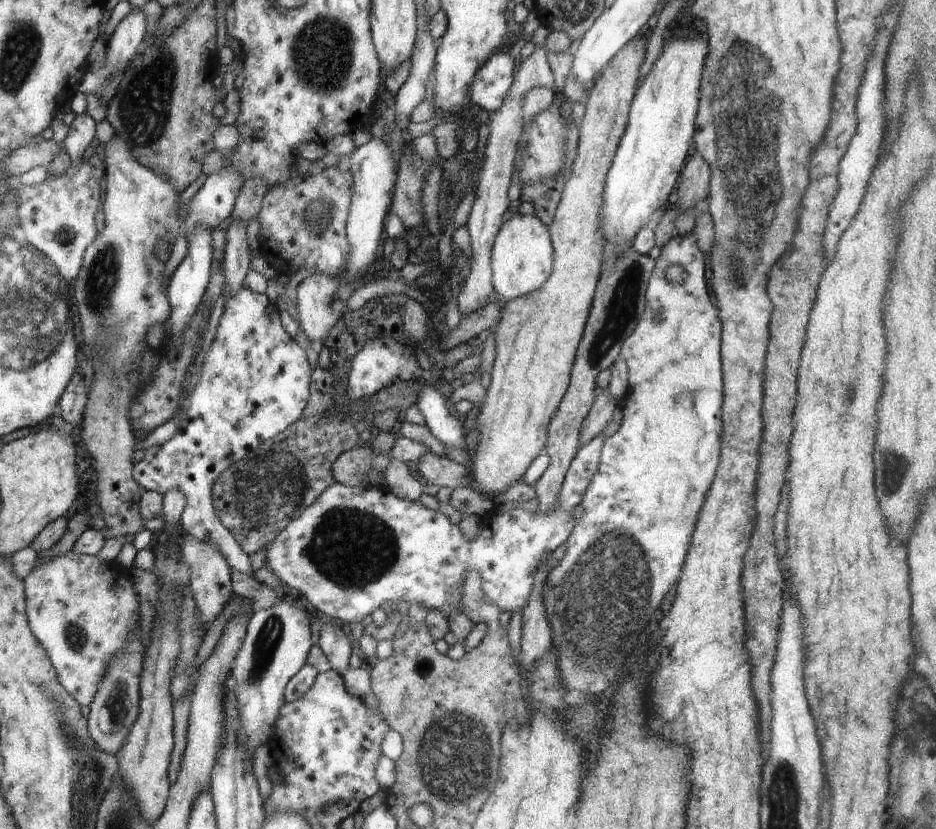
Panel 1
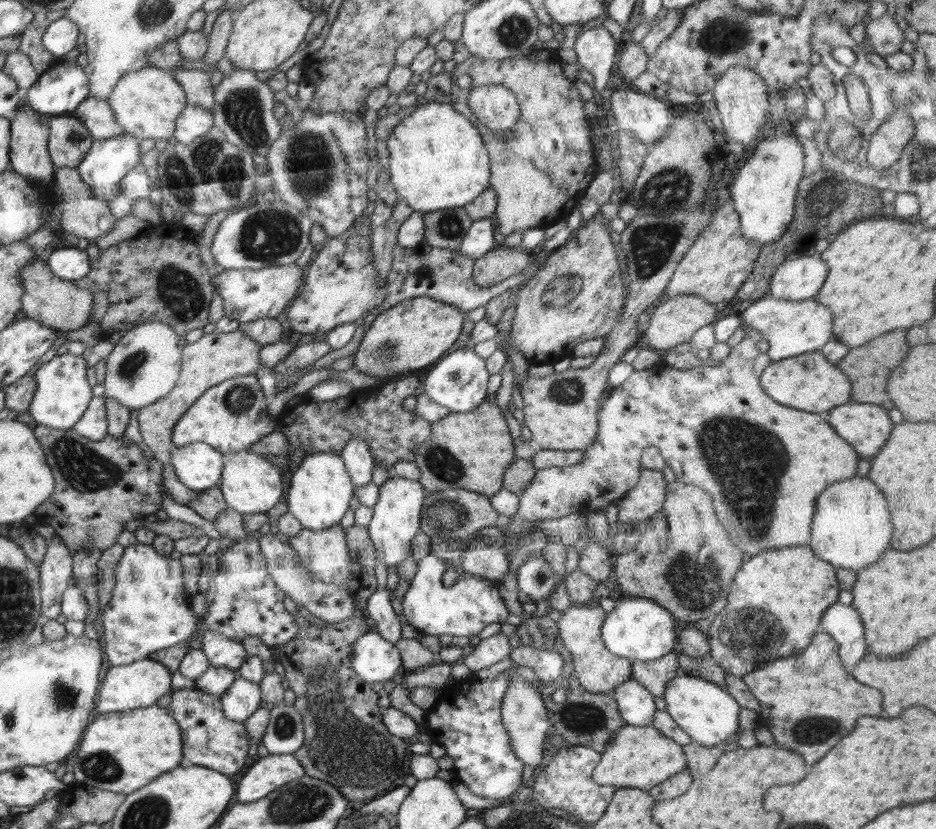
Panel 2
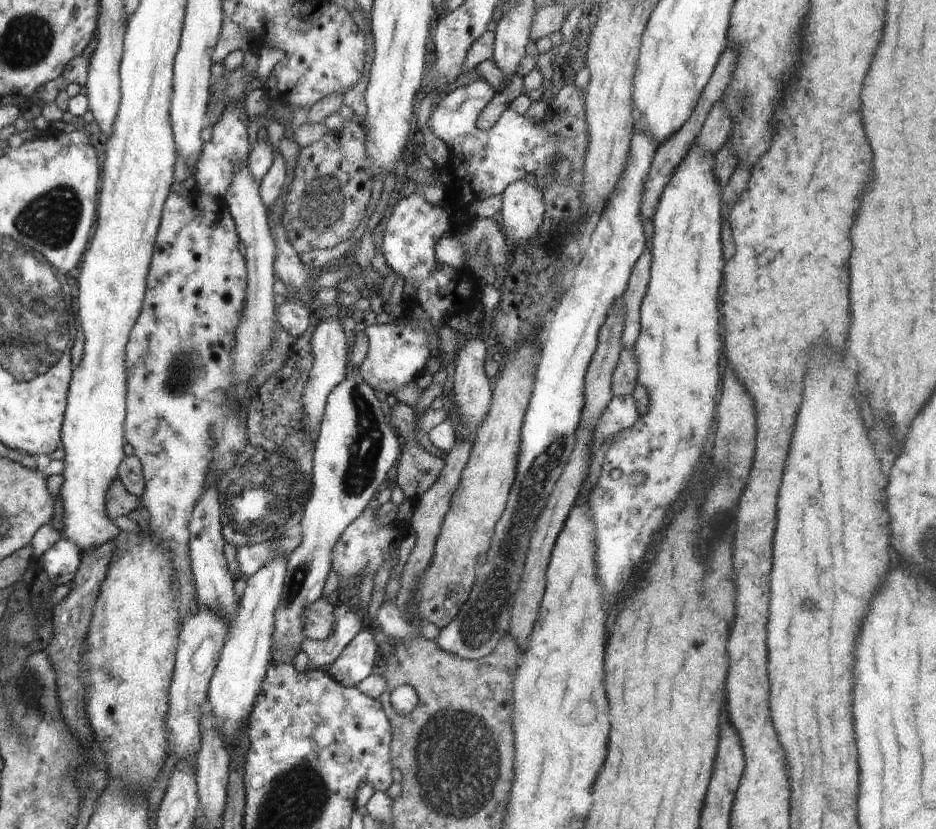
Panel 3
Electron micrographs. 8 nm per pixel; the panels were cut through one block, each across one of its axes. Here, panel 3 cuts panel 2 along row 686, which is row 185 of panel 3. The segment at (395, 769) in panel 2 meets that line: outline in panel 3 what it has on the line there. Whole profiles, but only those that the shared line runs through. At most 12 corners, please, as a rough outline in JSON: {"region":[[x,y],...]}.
{"region":[[364,118],[302,147],[281,223],[299,256],[353,236],[373,170]]}

